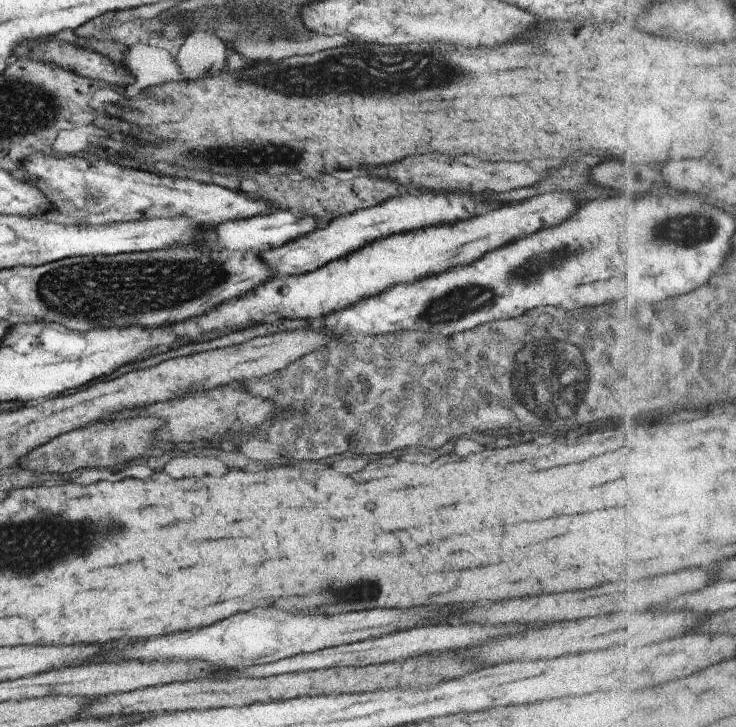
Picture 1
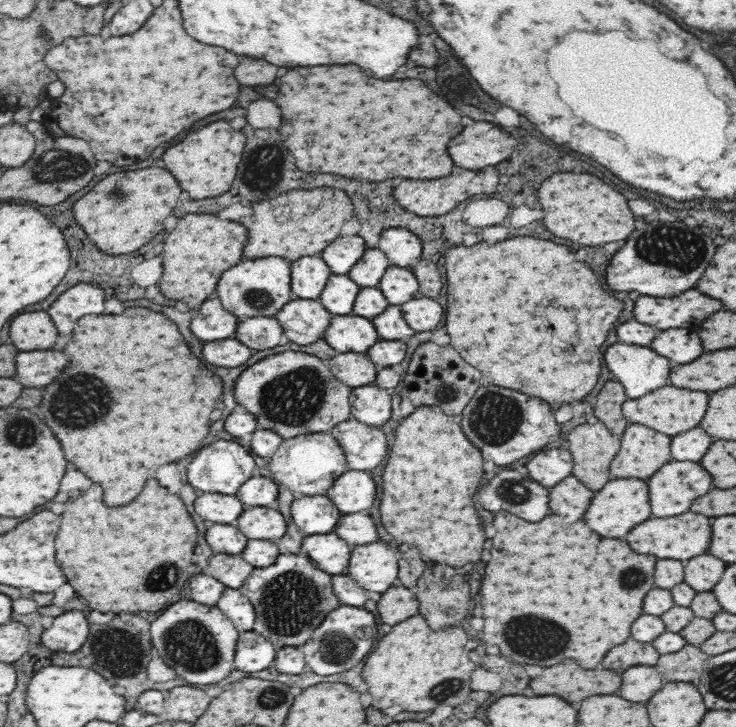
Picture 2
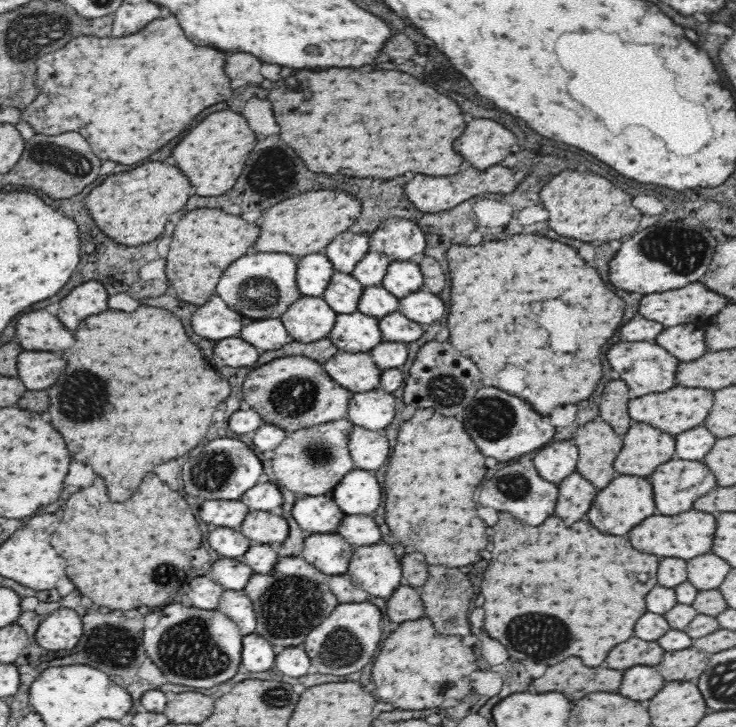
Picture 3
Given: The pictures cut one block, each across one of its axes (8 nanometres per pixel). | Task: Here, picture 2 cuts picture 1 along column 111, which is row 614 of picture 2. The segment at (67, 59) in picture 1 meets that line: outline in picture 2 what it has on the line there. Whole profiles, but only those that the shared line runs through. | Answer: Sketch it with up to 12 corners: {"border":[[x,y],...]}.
{"border":[[82,612],[54,617],[41,634],[50,650],[74,652],[88,636]]}

